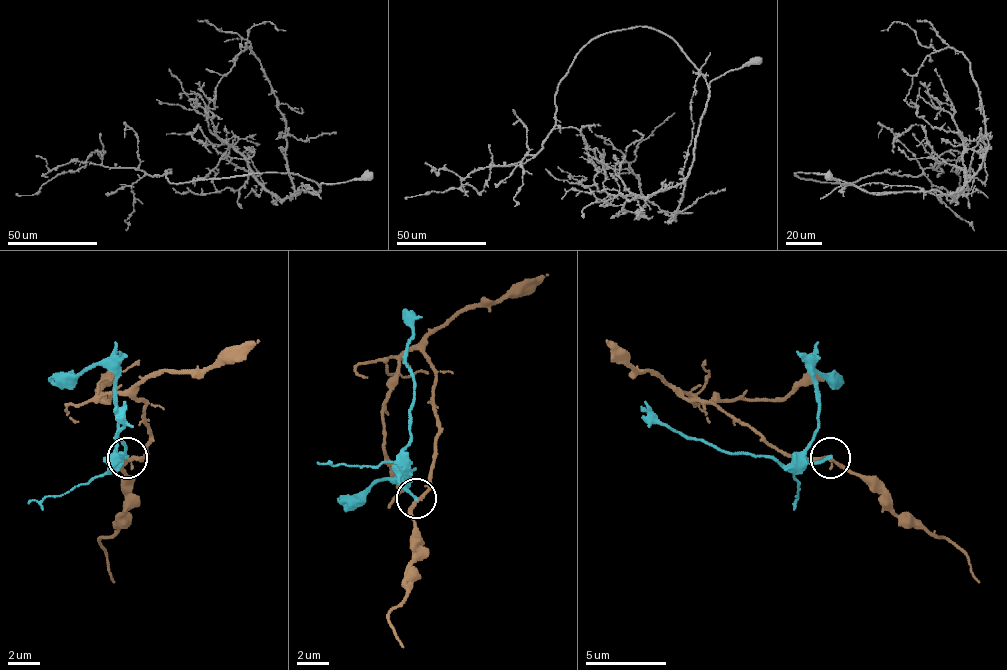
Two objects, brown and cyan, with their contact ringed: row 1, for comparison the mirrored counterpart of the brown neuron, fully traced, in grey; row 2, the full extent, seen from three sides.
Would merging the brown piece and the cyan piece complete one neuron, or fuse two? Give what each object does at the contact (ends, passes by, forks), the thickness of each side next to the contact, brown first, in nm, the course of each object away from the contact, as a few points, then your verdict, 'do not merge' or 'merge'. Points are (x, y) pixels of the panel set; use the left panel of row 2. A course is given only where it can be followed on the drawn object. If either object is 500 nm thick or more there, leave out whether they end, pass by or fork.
brown passes by; cyan ends there; 200 nm thick on the brown side, 200 nm on the other; brown runs (126, 458), (142, 458), (150, 438), (146, 402), (126, 394), (106, 402), (94, 398), (110, 382), (98, 382); cyan runs (126, 458), (110, 463), (126, 450), (118, 438), (122, 426), (114, 406); do not merge

